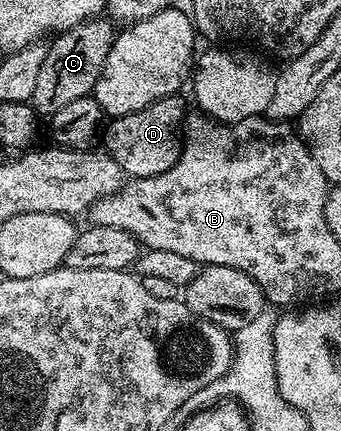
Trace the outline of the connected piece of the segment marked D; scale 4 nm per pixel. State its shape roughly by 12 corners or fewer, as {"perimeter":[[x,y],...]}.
{"perimeter":[[179,94],[115,116],[103,150],[134,179],[180,156]]}

